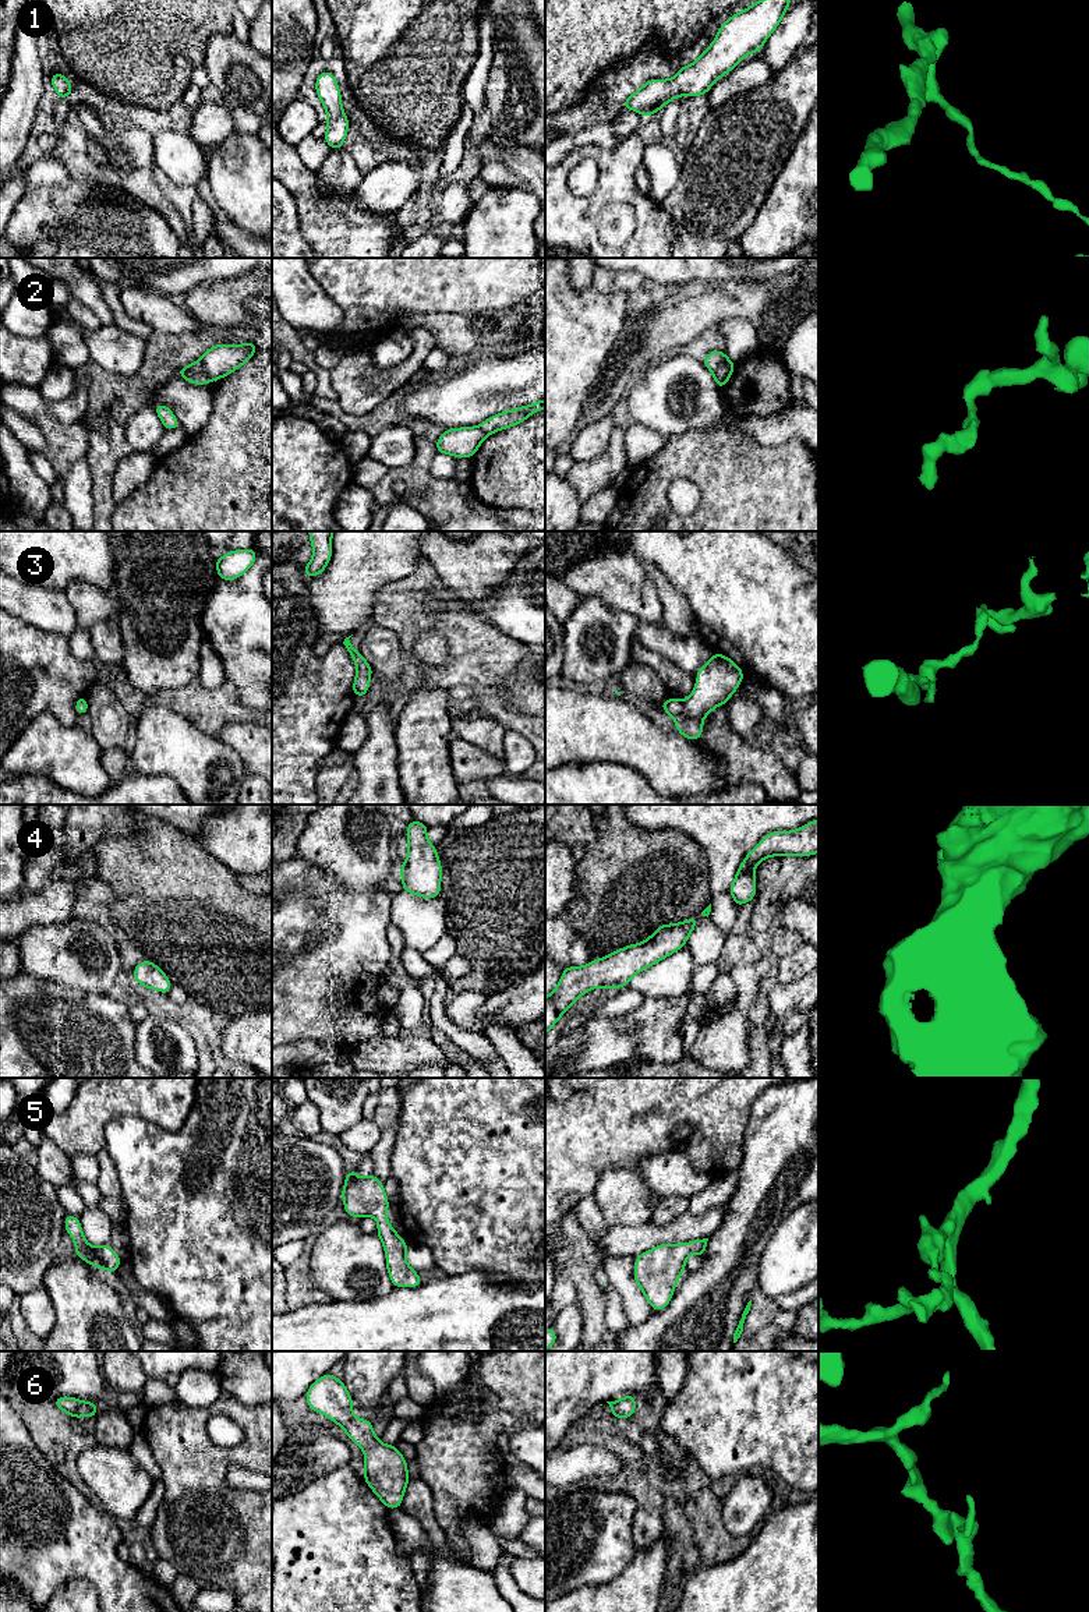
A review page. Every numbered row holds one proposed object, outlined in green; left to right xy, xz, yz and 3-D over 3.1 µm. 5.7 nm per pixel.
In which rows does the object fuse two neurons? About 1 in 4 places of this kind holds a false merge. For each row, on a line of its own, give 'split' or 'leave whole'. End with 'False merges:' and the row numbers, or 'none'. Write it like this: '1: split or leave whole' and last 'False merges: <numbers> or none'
1: leave whole
2: split
3: leave whole
4: leave whole
5: leave whole
6: leave whole
False merges: 2

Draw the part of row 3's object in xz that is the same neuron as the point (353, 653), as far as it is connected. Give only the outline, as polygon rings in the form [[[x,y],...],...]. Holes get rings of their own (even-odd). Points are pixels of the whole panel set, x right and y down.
[[[351,634],[353,636],[353,634]],[[346,637],[343,644],[346,646],[350,657],[354,660],[354,664],[357,667],[357,675],[354,678],[354,683],[353,683],[353,693],[356,697],[360,696],[365,696],[368,689],[370,689],[370,679],[372,675],[372,668],[371,665],[365,661],[365,658],[363,657],[363,654],[360,654],[353,644],[349,641],[349,639],[351,637]]]

